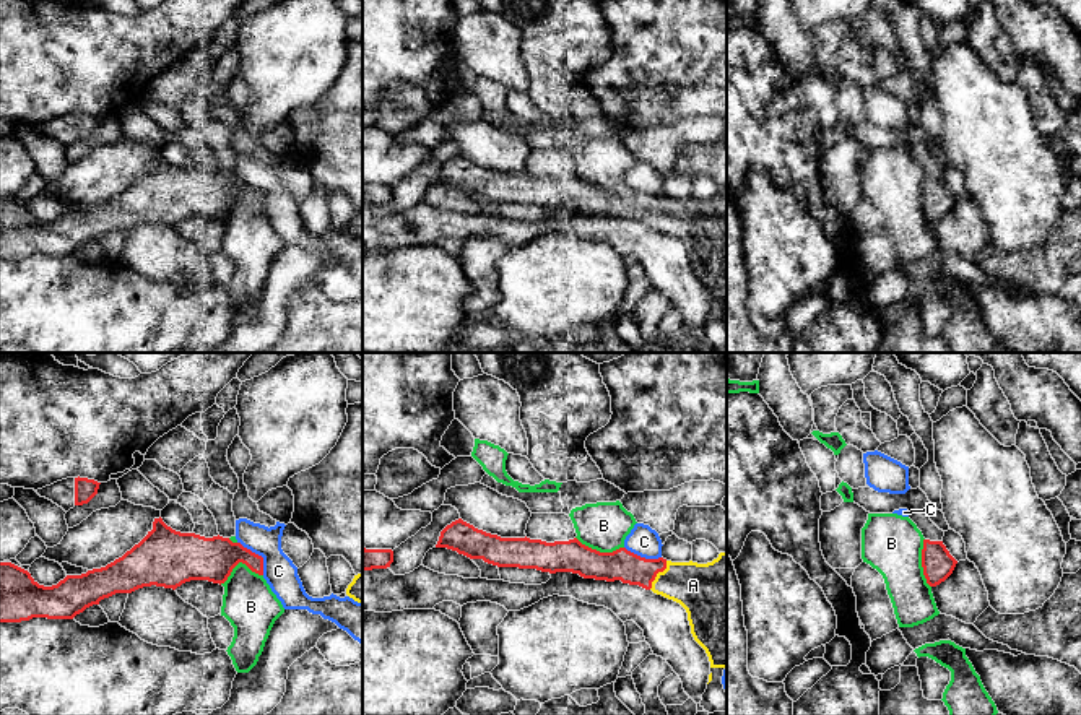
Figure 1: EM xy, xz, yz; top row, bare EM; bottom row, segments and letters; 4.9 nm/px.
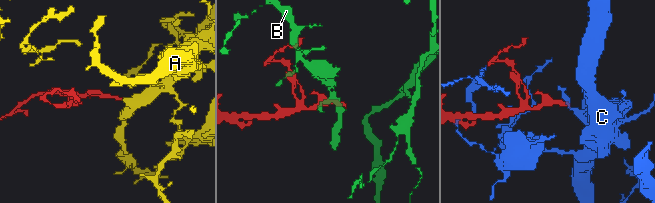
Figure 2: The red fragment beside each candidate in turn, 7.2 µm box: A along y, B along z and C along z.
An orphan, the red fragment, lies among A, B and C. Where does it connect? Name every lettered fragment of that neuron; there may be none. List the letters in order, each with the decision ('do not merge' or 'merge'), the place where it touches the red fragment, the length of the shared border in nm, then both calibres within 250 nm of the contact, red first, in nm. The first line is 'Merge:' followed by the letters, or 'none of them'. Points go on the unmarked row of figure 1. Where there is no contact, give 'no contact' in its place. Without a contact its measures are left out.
Merge: A
A: merge; contact xz (657, 208); length 170 nm; calibres 160 and 280 nm
B: do not merge; contact xz (599, 187); length 240 nm; calibres 160 and 240 nm
C: do not merge; contact xy (257, 190); length 220 nm; calibres 220 and 160 nm

